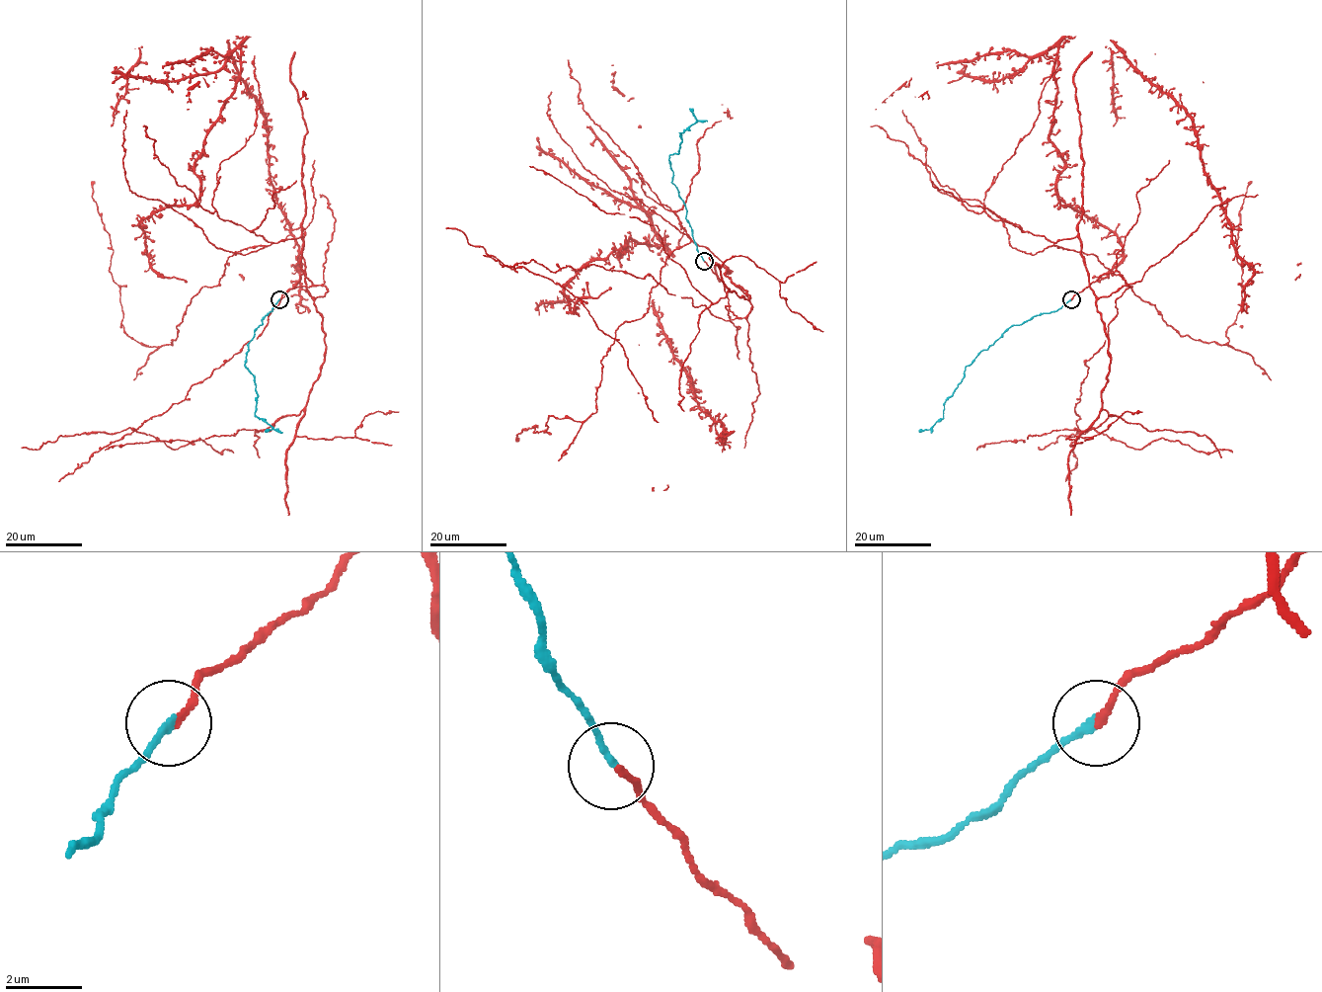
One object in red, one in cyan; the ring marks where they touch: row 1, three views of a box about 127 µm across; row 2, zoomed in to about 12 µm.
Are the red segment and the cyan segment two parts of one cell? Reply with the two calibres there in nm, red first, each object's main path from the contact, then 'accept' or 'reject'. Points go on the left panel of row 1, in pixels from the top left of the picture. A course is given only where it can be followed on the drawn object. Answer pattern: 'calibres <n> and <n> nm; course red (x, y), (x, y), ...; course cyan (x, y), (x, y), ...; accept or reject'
calibres 170 and 180 nm; course red (279, 299), (327, 290), (301, 236), (211, 204), (251, 61), (199, 197), (139, 225), (187, 282); course cyan (278, 299), (262, 319), (247, 344), (244, 366), (254, 377), (258, 395), (255, 414), (272, 428), (265, 431); accept

